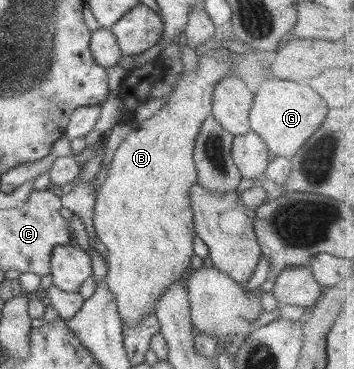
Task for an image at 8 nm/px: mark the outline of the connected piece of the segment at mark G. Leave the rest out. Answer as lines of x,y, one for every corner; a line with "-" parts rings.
268,79
254,96
248,119
251,130
264,140
271,156
291,158
310,139
310,135
318,131
326,113
328,107
324,99
320,99
320,95
316,95
308,85

